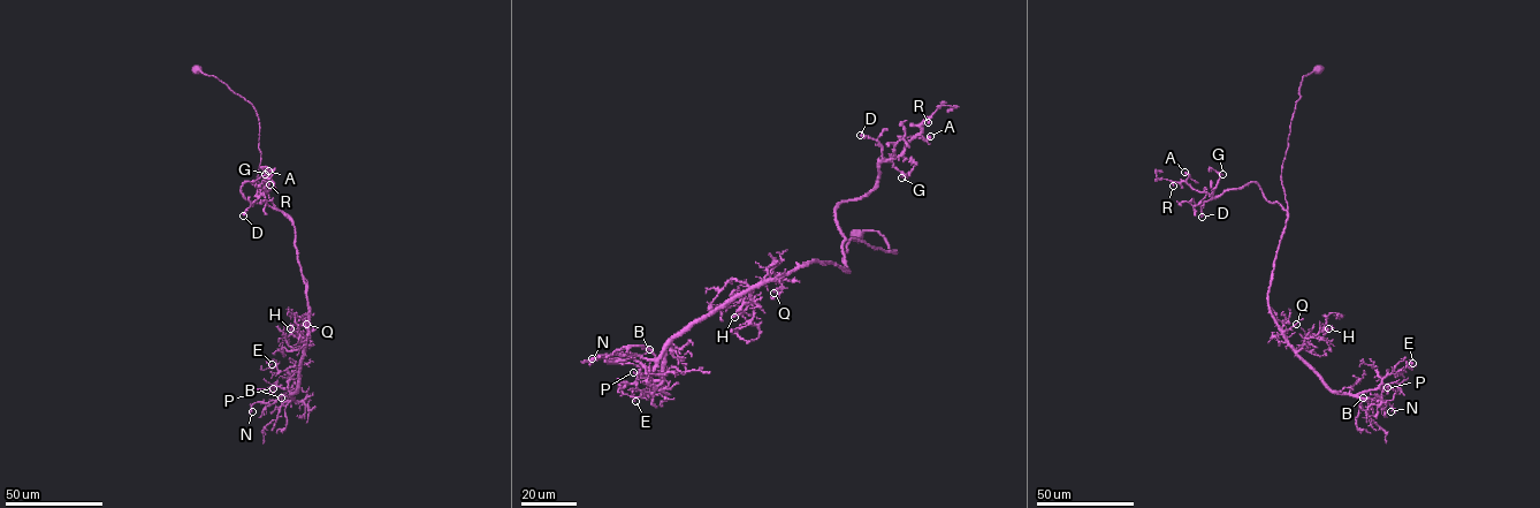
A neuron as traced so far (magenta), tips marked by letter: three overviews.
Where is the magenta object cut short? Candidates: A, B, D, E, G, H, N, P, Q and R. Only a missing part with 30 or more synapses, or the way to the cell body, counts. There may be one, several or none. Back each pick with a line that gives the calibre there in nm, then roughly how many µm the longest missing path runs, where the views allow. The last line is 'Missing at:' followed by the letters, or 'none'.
R: 280 nm | 10 µm
Missing at: R

